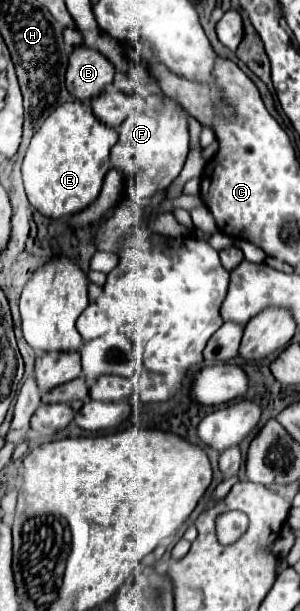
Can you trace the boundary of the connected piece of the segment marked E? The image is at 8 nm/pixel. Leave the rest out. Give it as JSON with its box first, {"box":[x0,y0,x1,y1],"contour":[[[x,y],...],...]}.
{"box":[22,102,118,218],"contour":[[[90,102],[60,104],[32,136],[22,162],[22,180],[30,204],[44,216],[60,218],[90,206],[102,188],[110,168],[108,156],[118,140],[116,128],[100,122]]]}

